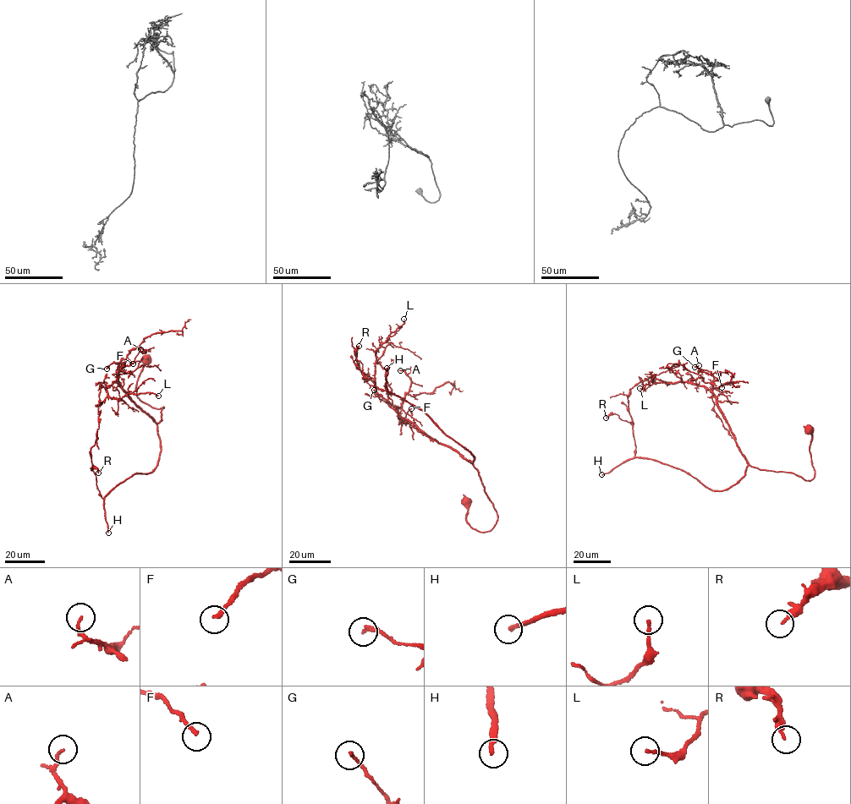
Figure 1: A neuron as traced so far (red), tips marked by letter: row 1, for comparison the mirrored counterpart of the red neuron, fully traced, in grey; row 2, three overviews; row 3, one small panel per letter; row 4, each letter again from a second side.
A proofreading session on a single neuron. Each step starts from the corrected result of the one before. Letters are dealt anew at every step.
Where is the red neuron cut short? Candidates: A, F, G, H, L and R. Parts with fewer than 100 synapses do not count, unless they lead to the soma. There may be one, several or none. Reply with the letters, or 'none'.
H

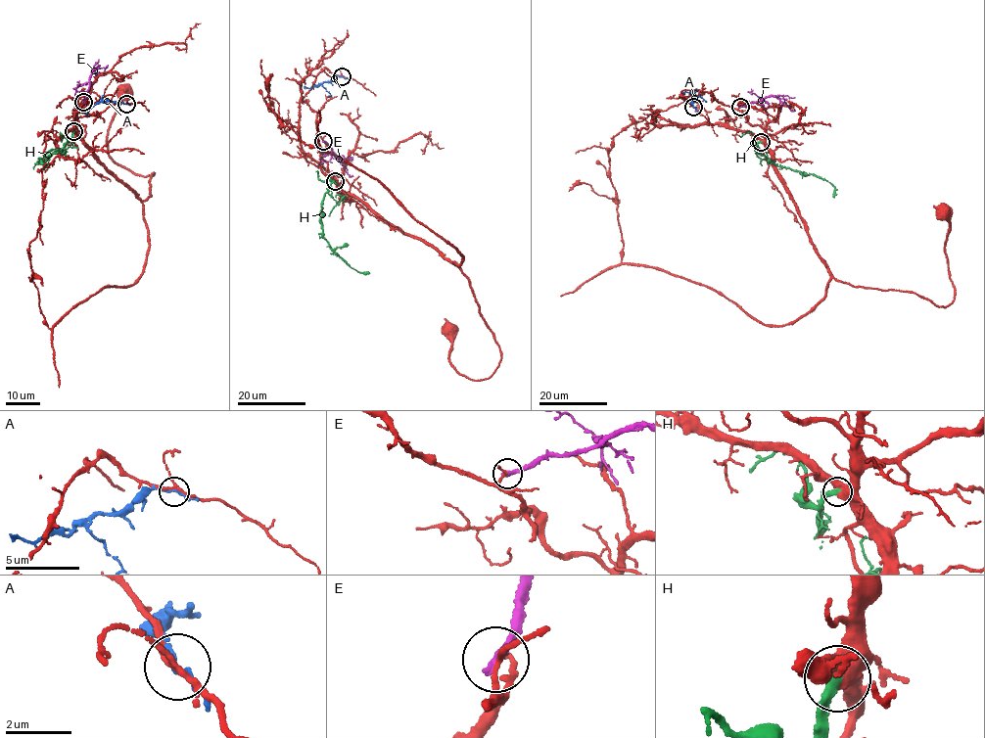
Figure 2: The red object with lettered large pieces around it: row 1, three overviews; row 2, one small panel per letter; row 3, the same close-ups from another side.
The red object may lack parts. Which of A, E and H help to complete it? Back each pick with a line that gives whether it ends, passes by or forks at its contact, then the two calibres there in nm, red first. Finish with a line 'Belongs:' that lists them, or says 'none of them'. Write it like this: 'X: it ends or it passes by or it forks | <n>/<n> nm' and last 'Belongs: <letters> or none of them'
Belongs: none of them

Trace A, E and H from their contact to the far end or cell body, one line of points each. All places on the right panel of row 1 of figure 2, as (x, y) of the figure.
A: (693, 107), (690, 103), (692, 92), (682, 94)
E: (740, 107), (779, 95), (793, 111)
H: (761, 141), (756, 153), (767, 158), (769, 162), (825, 179), (834, 187), (834, 198)

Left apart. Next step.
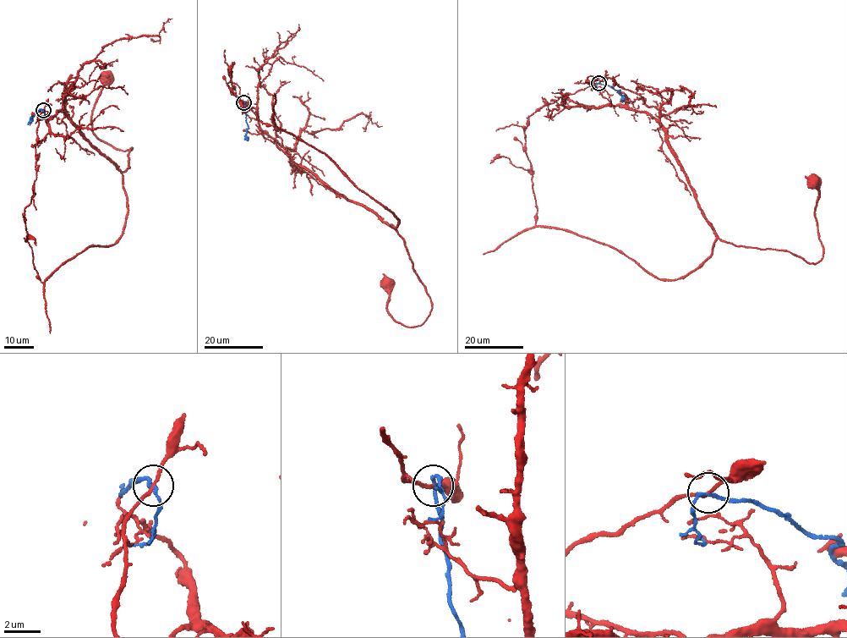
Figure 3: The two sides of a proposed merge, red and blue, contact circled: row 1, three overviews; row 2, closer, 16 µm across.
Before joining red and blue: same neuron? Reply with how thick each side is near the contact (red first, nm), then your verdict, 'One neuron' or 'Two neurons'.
Thickness 160 nm (red) against 170 nm. Two neurons

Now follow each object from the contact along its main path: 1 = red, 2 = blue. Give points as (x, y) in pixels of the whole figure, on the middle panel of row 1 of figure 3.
1: (243, 102), (228, 70), (243, 107), (325, 155), (399, 221), (429, 316), (396, 321), (386, 286)
2: (243, 102), (248, 128), (247, 140)

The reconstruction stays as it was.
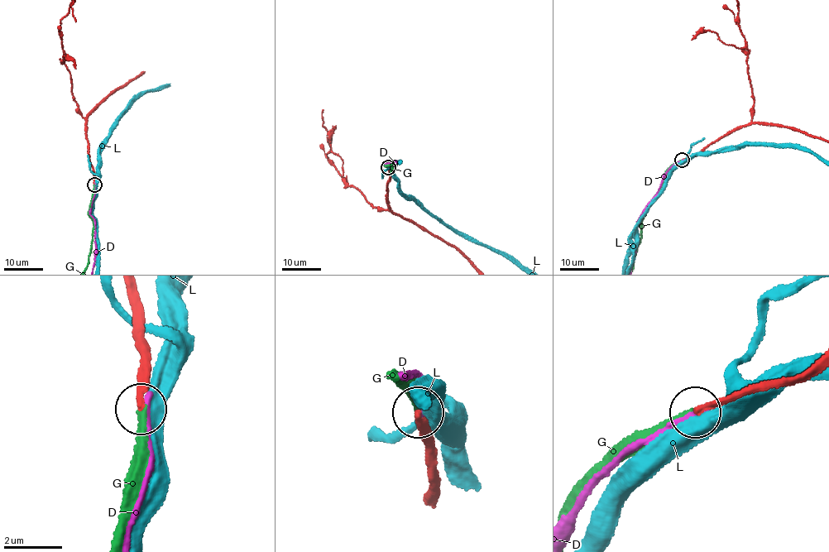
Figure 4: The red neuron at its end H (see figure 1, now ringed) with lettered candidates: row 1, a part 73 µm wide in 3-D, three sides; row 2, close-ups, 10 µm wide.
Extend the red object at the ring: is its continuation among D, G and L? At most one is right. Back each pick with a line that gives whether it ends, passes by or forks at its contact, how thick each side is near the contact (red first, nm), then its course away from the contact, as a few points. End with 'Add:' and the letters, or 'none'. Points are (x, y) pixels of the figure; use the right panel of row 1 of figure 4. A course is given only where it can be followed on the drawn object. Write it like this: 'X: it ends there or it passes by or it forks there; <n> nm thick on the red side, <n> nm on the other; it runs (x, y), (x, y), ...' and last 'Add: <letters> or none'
G: it ends there; 240 nm thick on the red side, 240 nm on the other
Add: G

